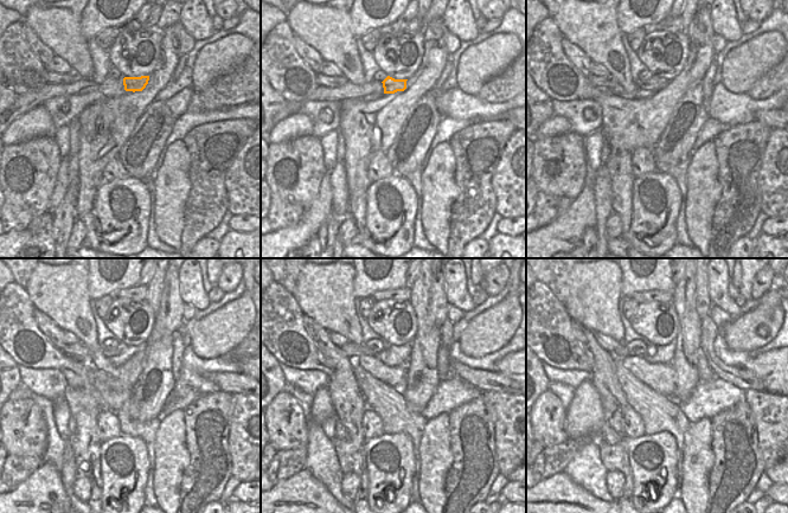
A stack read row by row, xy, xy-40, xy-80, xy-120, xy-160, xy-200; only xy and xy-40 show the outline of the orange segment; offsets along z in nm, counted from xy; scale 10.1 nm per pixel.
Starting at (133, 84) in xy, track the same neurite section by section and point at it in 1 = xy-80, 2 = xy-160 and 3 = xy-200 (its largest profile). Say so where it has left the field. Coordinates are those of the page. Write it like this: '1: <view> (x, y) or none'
1: xy-80 (655, 83)
2: xy-160 (352, 351)
3: xy-200 (620, 352)

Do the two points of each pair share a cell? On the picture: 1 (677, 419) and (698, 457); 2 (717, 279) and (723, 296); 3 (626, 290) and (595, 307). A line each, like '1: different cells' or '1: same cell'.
1: different cells
2: same cell
3: different cells

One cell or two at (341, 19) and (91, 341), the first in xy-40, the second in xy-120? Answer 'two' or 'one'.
one

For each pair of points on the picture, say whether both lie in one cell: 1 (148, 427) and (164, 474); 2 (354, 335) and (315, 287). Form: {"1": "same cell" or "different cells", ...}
{"1": "different cells", "2": "same cell"}

